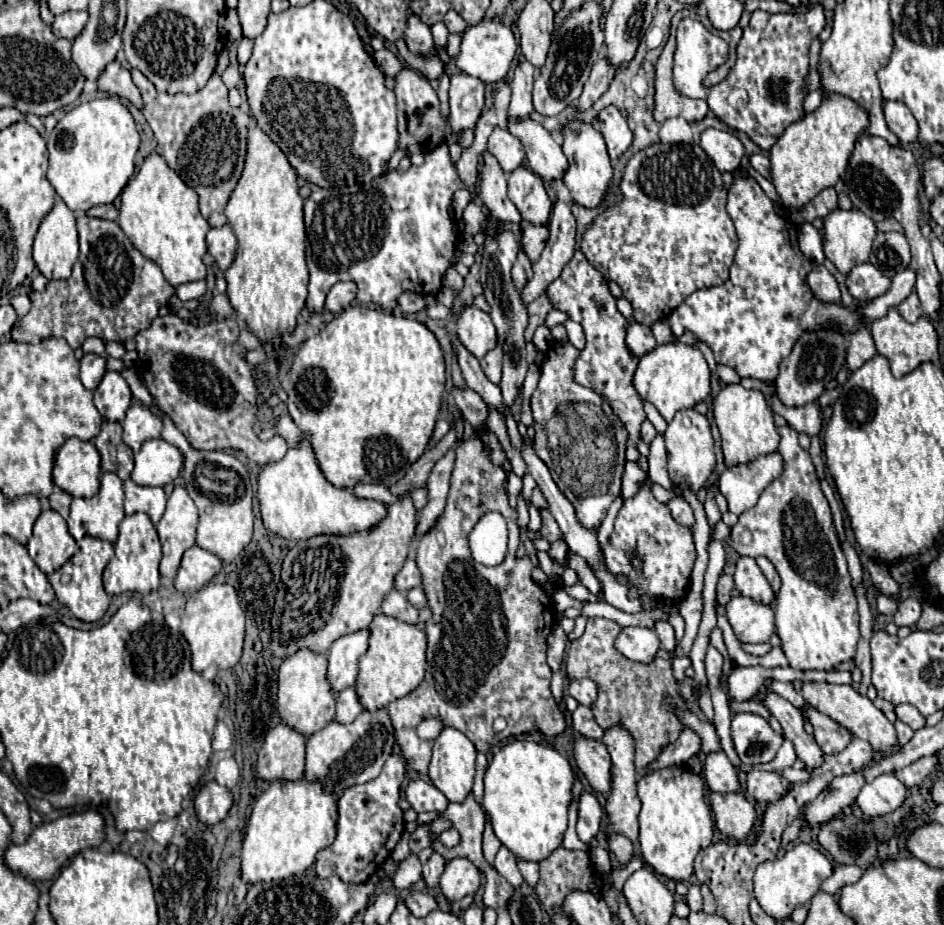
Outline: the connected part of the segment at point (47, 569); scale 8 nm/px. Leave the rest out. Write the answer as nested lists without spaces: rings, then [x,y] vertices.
[[[46,508],[38,516],[34,524],[34,534],[28,542],[28,552],[32,560],[44,574],[52,574],[76,554],[76,548],[78,546],[68,532],[66,520],[56,510]]]

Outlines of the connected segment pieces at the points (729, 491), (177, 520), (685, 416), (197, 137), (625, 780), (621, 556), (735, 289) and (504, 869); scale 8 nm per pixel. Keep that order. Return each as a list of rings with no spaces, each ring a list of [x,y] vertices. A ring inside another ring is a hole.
[[[770,452],[766,456],[756,456],[748,464],[736,464],[726,468],[720,474],[718,490],[728,502],[728,510],[740,516],[748,508],[756,504],[764,488],[780,476],[782,456],[778,452]]]
[[[174,486],[174,492],[168,498],[166,512],[158,522],[156,530],[162,542],[162,562],[160,574],[166,578],[174,578],[180,566],[182,554],[194,546],[198,526],[198,508],[194,500],[188,496],[184,486]]]
[[[680,410],[676,412],[674,420],[668,422],[666,432],[662,434],[668,450],[668,474],[674,484],[688,488],[690,492],[698,492],[700,488],[708,486],[708,478],[716,466],[714,456],[714,440],[710,432],[710,422],[706,416],[698,414],[696,410]]]
[[[130,68],[130,74],[142,92],[146,102],[142,114],[148,120],[158,144],[164,148],[162,156],[166,164],[184,180],[184,184],[196,190],[200,198],[200,214],[208,220],[208,224],[224,226],[226,202],[244,168],[250,116],[228,104],[228,88],[216,72],[196,94],[158,92],[138,68]]]
[[[612,726],[604,732],[602,742],[606,744],[610,758],[612,758],[612,784],[610,792],[606,796],[606,834],[622,834],[628,836],[634,846],[638,846],[638,812],[640,812],[640,802],[636,794],[636,782],[638,782],[638,772],[634,768],[634,740],[630,732],[624,726]]]
[[[646,478],[640,490],[632,498],[624,500],[614,524],[614,532],[604,548],[604,564],[610,574],[622,576],[630,586],[634,586],[640,596],[648,594],[656,600],[684,598],[696,560],[692,528],[678,524],[668,508],[654,498],[650,488],[652,482]],[[634,556],[640,558],[640,568],[634,568]]]
[[[734,174],[732,186],[728,188],[728,214],[738,234],[738,250],[730,268],[730,278],[722,286],[698,290],[688,296],[672,316],[668,316],[668,324],[676,338],[686,330],[698,334],[700,340],[712,348],[716,362],[734,368],[742,378],[750,376],[774,382],[780,360],[788,356],[800,332],[824,328],[828,324],[840,324],[844,332],[854,332],[860,326],[860,318],[876,320],[884,316],[890,306],[898,306],[914,288],[916,274],[908,268],[892,278],[886,294],[858,310],[848,310],[842,304],[824,304],[810,294],[804,280],[812,264],[796,244],[796,226],[776,212],[772,200],[754,178]]]
[[[504,846],[498,850],[496,860],[494,860],[494,868],[496,868],[514,888],[518,888],[518,886],[524,882],[520,870],[518,870],[518,866],[516,866],[516,862],[518,862],[518,858],[516,858],[512,852],[508,852],[508,848],[504,848]]]

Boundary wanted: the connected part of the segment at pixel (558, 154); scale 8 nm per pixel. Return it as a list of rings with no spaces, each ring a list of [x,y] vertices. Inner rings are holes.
[[[510,118],[508,132],[516,136],[526,148],[526,160],[532,172],[544,180],[556,180],[564,176],[566,156],[562,146],[550,136],[550,132],[532,118]]]

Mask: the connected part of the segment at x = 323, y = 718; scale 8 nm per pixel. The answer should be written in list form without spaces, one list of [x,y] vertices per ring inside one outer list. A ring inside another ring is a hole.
[[[300,650],[294,656],[286,658],[278,670],[278,714],[280,720],[300,732],[302,736],[312,736],[322,730],[328,722],[334,720],[336,696],[328,688],[326,678],[328,658],[326,654],[314,654],[310,650]]]

